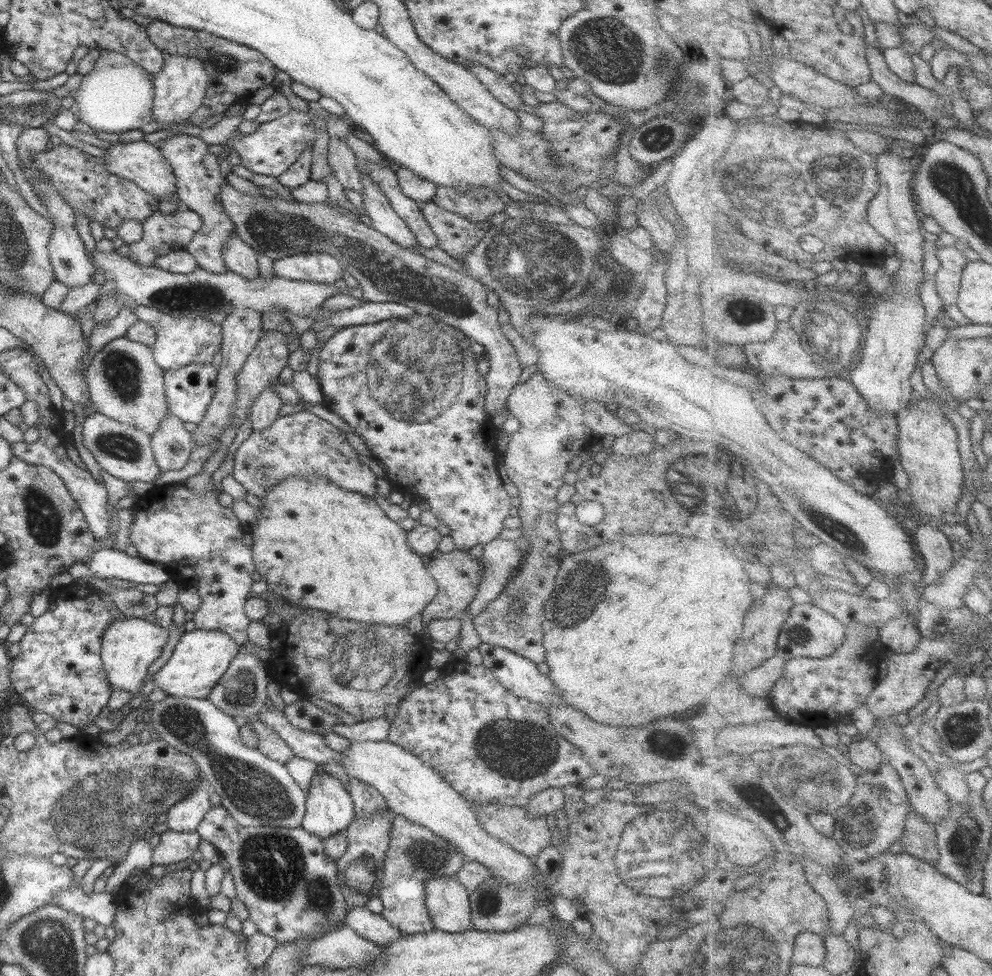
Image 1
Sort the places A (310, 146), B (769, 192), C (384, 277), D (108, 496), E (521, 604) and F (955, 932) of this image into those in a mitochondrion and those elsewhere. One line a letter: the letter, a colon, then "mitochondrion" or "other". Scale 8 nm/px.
A: other
B: mitochondrion
C: mitochondrion
D: other
E: mitochondrion
F: other

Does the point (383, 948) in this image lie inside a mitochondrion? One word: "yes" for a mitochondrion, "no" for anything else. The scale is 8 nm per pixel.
no

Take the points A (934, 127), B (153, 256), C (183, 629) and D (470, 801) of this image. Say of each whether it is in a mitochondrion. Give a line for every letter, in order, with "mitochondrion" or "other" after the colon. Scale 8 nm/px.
A: other
B: other
C: other
D: other

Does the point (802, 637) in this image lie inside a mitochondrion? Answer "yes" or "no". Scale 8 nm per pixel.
yes

